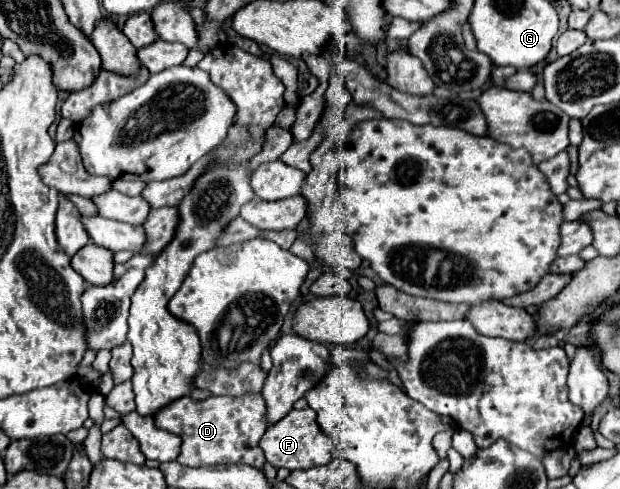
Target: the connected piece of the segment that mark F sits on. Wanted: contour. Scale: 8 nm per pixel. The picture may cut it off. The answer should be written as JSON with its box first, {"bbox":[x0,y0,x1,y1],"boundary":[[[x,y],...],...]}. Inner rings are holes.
{"bbox":[260,408,336,470],"boundary":[[[304,408],[304,410],[290,410],[276,424],[270,424],[260,440],[260,448],[264,450],[266,460],[274,468],[298,470],[298,468],[314,468],[314,466],[328,464],[332,460],[332,452],[336,446],[332,438],[328,438],[316,424],[316,412]]]}

